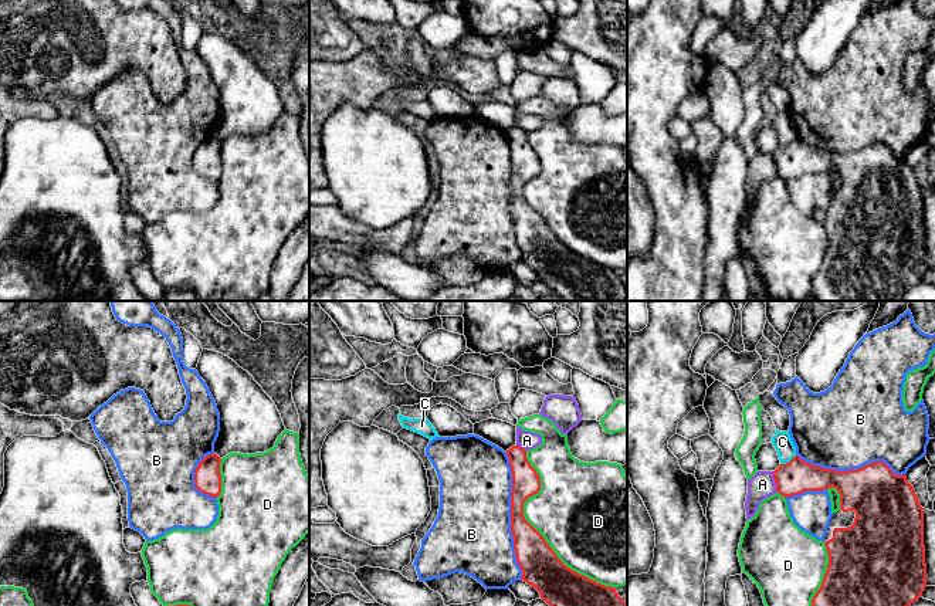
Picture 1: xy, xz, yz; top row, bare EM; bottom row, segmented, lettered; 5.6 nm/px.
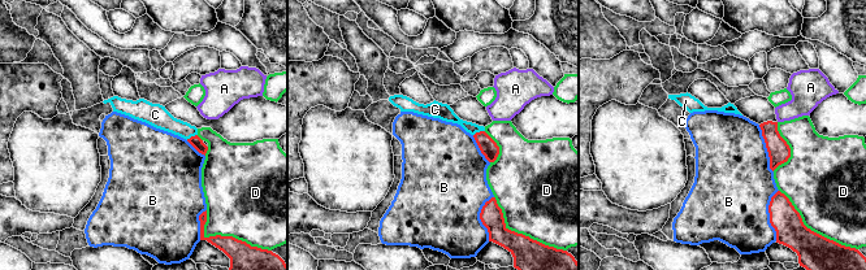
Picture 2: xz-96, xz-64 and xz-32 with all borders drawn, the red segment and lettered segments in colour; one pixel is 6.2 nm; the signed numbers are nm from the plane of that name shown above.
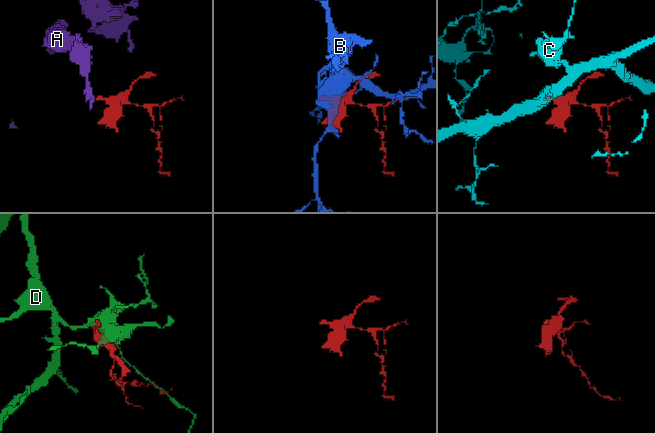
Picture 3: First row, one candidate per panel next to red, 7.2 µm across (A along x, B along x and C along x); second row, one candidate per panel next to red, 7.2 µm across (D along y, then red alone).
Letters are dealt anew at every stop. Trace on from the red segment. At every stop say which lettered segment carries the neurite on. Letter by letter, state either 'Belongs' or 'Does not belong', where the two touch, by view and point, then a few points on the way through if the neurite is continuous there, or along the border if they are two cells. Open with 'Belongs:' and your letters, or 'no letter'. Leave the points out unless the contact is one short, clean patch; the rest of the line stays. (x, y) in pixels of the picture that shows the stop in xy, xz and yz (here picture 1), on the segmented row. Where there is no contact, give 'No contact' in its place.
Belongs: no letter
A: Does not belong. Touches red at yz (775, 481). Boundary: yz (772, 471), (778, 491)
B: Does not belong. Touches red at xz (511, 515)
C: Does not belong. Touches red at yz (789, 461). Boundary: yz (795, 454), (781, 464)
D: Does not belong. Touches red at xz (537, 531)

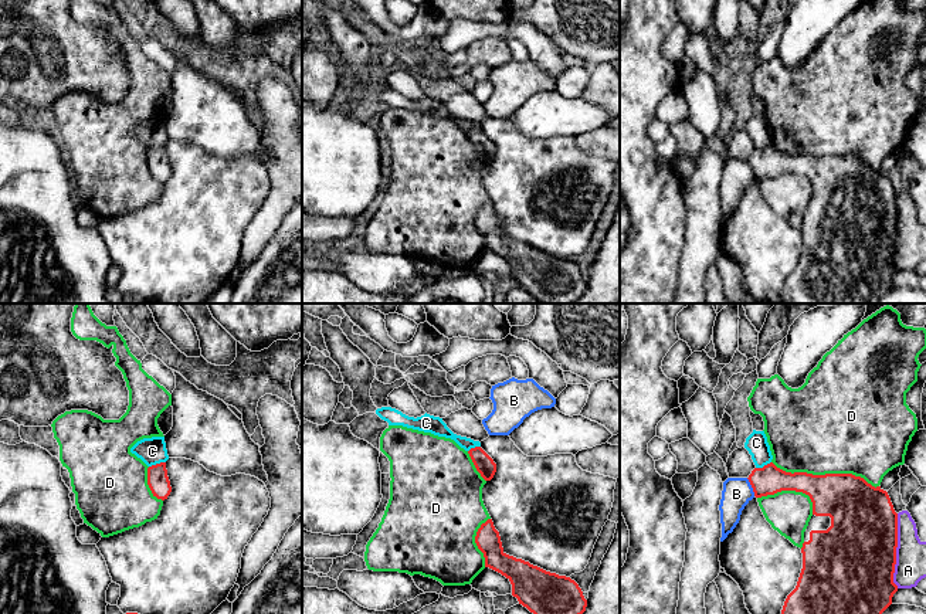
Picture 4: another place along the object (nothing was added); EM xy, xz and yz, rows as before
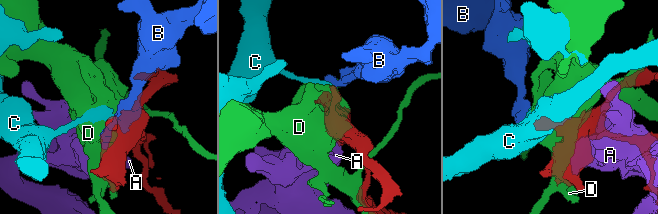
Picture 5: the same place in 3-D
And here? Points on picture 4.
Belongs: no letter
A: Does not belong. Touches red at yz (895, 550)
B: Does not belong. Touches red at yz (752, 487). Boundary: yz (746, 478), (755, 495)
C: Does not belong. Touches red at xy (156, 464). Boundary: xy (165, 461), (149, 467)
D: Does not belong. Touches red at yz (826, 474)

